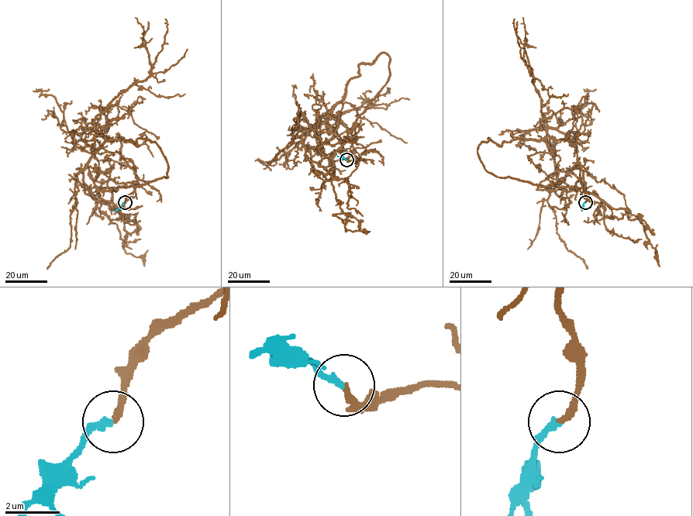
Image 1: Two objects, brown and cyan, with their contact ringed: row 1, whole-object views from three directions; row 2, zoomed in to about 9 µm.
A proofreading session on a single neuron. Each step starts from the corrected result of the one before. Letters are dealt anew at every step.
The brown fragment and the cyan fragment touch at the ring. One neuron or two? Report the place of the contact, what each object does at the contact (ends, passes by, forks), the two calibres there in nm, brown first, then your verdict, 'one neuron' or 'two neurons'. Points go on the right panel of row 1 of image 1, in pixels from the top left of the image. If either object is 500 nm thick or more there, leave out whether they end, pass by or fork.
(585, 202) | brown ends | cyan ends | 220/240 nm | one neuron

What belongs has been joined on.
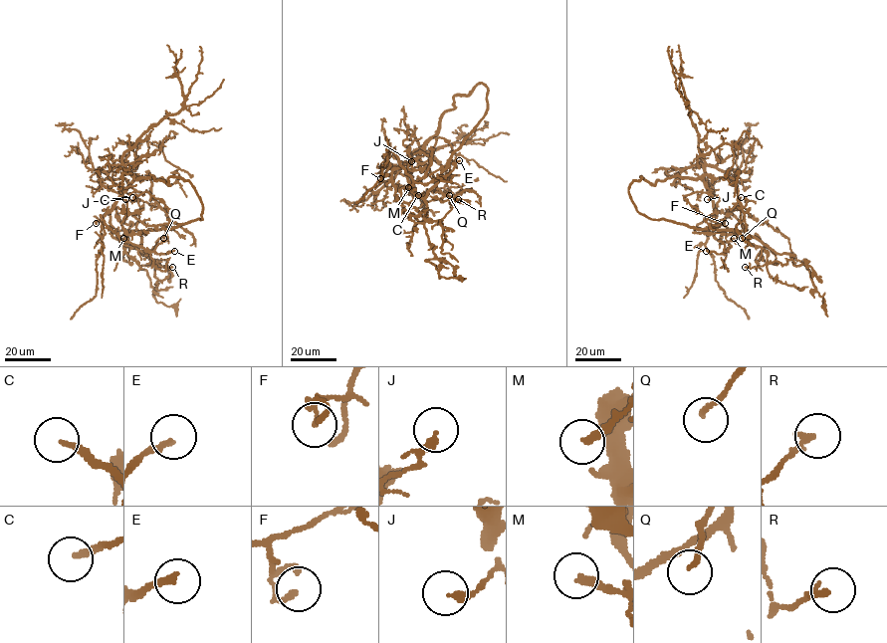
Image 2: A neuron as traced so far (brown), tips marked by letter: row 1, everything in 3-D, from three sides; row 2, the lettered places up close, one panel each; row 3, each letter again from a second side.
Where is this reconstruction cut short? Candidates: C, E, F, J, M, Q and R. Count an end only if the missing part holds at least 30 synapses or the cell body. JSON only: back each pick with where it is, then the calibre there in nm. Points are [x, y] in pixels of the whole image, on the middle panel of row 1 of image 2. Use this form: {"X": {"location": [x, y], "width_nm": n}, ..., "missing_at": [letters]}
{"missing_at": []}

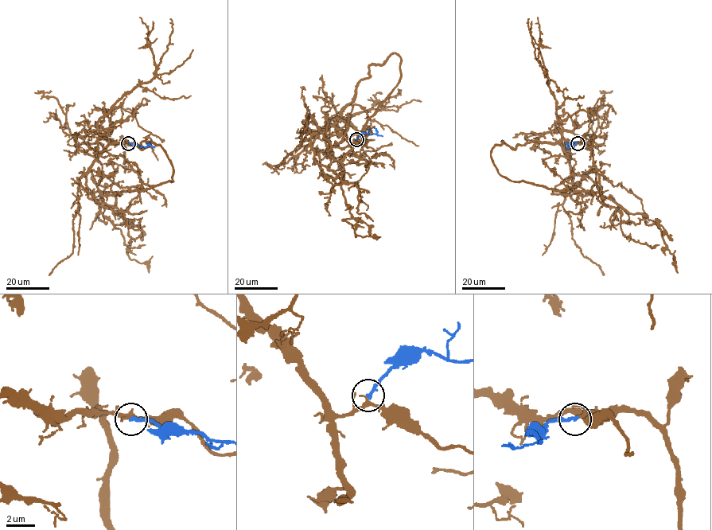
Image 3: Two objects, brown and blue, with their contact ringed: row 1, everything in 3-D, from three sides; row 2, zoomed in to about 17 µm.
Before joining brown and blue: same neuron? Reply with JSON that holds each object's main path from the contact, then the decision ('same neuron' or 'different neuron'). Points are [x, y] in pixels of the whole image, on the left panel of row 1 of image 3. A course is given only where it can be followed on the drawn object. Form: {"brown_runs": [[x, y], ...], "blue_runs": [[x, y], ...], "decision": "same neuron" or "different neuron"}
{"brown_runs": [[128, 143], [110, 139], [151, 142], [173, 167], [172, 181], [114, 194], [124, 224], [114, 226], [149, 273]], "blue_runs": [[128, 143], [142, 146], [150, 144], [154, 147]], "decision": "same neuron"}

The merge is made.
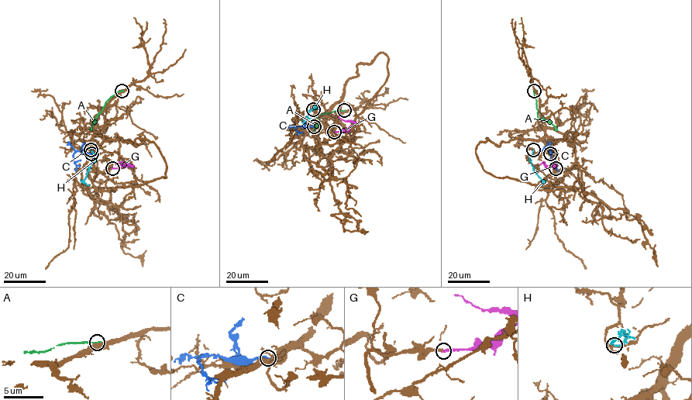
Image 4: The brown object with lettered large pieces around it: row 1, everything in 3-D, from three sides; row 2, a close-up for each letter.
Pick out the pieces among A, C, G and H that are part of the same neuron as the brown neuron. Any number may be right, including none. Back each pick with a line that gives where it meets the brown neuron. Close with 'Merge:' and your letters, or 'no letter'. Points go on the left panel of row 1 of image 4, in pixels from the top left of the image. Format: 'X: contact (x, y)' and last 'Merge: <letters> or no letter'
G: contact (112, 168)
Merge: G

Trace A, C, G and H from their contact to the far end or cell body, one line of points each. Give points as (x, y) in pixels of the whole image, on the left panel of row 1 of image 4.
A: (122, 90), (105, 102), (91, 130)
C: (91, 153), (80, 151), (74, 153), (76, 171)
G: (112, 168), (132, 165), (120, 162), (115, 164)
H: (91, 150), (94, 155), (93, 160), (84, 181), (89, 185)

